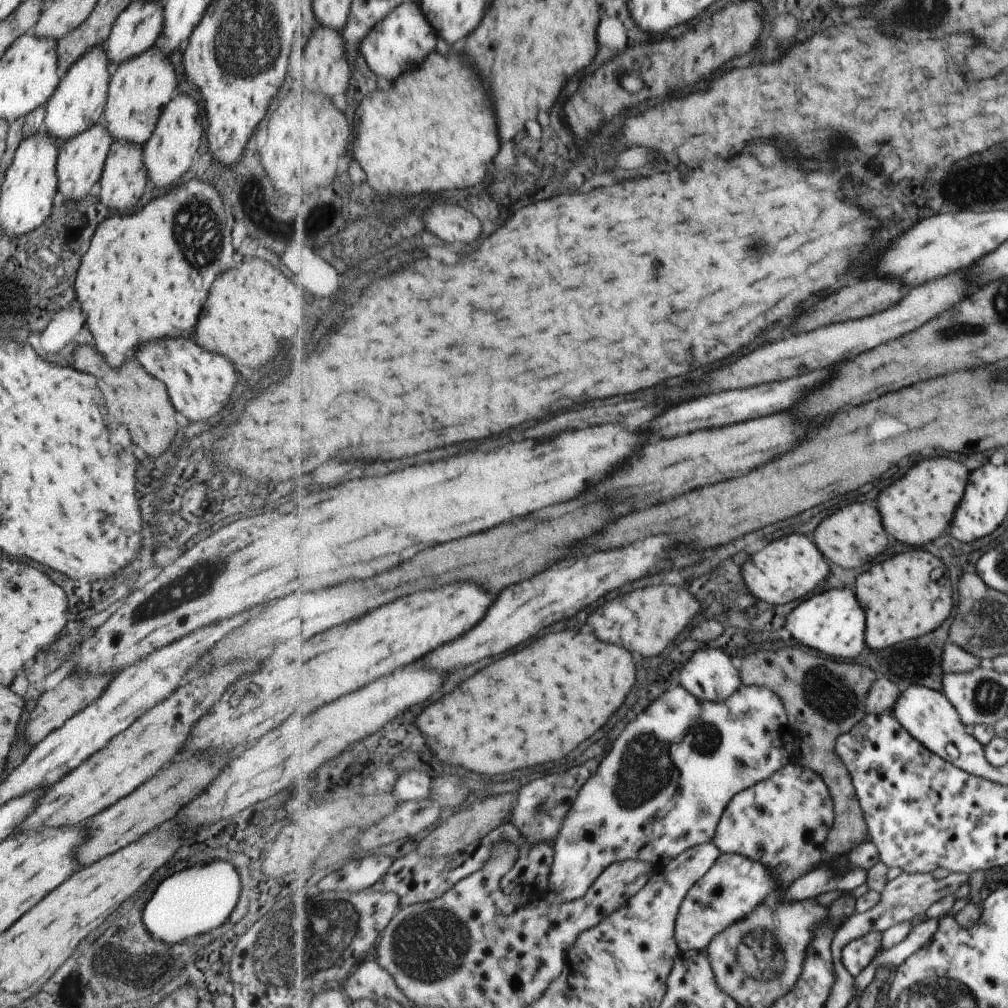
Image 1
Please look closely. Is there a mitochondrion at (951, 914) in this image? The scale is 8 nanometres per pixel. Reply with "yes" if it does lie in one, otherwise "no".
no

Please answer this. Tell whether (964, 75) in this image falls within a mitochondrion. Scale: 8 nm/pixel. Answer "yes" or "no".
no

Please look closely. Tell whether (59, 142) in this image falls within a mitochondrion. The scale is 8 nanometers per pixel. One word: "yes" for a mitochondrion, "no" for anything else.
no

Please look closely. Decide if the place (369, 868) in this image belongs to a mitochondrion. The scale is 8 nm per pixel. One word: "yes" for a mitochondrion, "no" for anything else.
no

